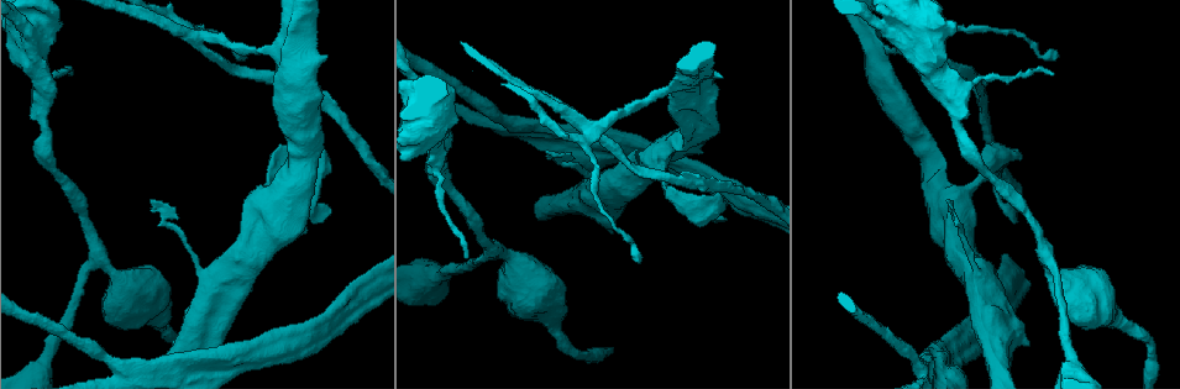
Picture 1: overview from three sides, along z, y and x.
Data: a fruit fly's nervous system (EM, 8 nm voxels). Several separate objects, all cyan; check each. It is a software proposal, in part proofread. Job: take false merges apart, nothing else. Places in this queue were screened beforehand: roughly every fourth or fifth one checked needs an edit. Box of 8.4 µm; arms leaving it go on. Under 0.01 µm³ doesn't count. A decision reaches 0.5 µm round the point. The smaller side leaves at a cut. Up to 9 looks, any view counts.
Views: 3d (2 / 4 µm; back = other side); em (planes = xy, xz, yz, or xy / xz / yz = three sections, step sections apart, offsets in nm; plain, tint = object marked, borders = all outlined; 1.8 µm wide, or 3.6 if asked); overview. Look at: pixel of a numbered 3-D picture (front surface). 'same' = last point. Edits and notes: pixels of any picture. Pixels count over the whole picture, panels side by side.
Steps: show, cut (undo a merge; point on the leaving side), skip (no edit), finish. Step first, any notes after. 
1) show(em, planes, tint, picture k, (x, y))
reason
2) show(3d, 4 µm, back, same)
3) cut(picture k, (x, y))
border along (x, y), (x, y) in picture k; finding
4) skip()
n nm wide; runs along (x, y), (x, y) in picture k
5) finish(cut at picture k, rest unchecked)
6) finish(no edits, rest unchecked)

show(3d, 2 µm, picture 1, (765, 212))

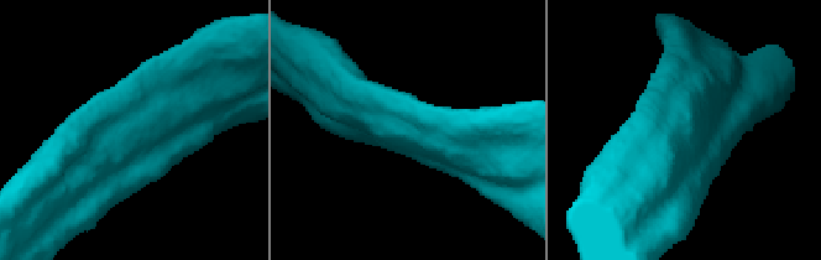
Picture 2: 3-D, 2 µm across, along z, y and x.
show(em, xz, step 16, tint, picture 2, (675, 116))

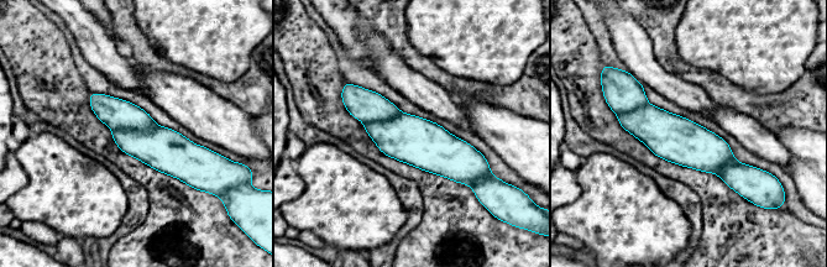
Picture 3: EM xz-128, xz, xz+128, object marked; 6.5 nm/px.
cut(picture 3, (118, 114))
300 nm wide; border along (157, 125), (150, 130), (113, 130) in picture 3; a second neuron is stuck on

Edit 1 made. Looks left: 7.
show(3d, 4 µm, picture 1, (43, 360))
calibre changes

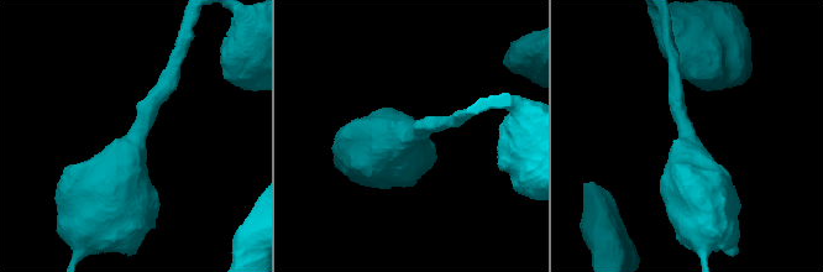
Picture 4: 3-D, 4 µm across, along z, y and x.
show(em, 3.6 µm, yz, step 16, tint, picture 4, (134, 138))

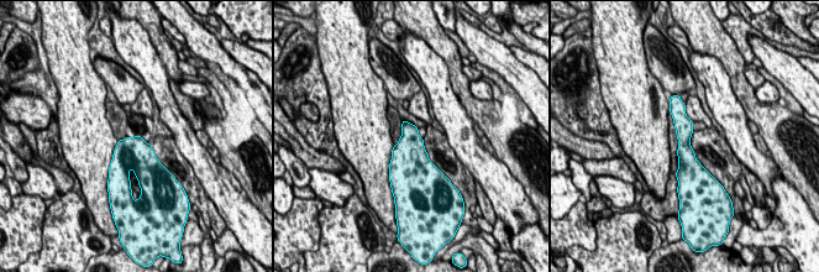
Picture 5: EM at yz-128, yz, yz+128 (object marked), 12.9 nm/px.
skip()
one neuron here

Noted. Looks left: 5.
show(em, planes, tint, picture 1, (21, 24))
calibre changes

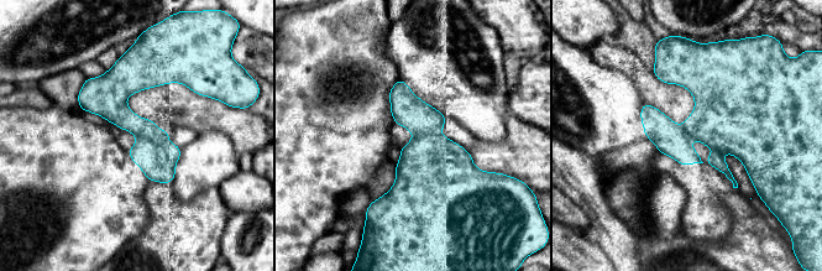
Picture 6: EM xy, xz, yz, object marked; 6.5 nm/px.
cut(picture 6, (157, 160))
border along (137, 136), (166, 141) in picture 6; a second neuron is stuck on

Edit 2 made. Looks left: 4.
show(overview)

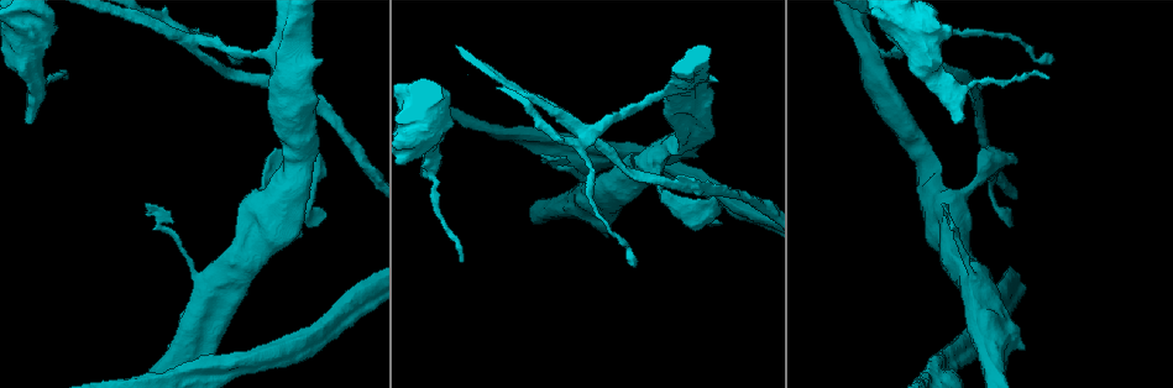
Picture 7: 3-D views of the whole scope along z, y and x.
show(em, xz, step 16, tint, picture 7, (987, 81))
thick turns thin

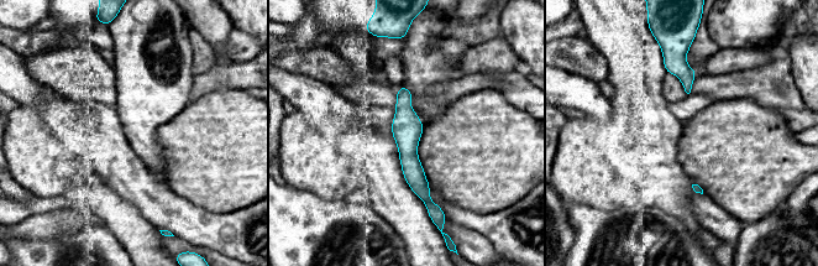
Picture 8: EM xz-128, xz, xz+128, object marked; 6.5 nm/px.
skip()
runs along (402, 90), (408, 157), (429, 207) in picture 8; continuous, no second neuron

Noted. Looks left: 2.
finish(cut at picture 3, cut at picture 6, rest unchecked)

